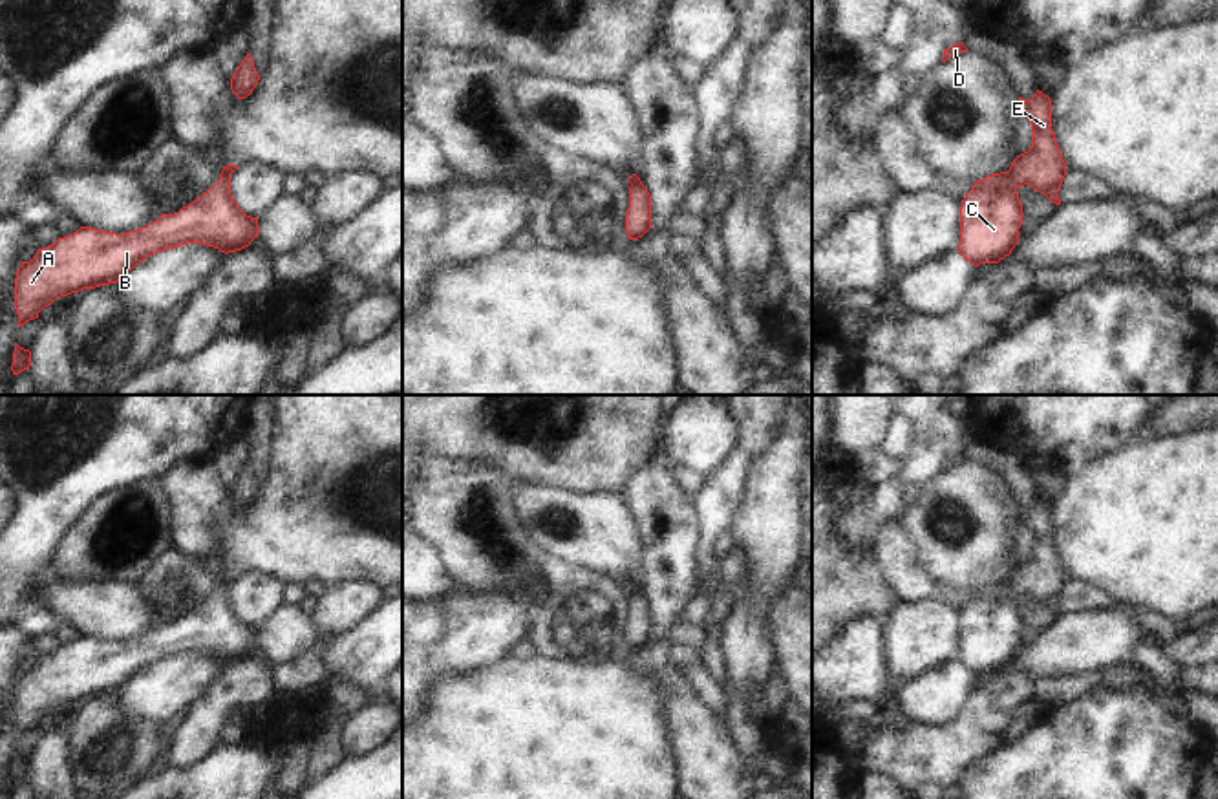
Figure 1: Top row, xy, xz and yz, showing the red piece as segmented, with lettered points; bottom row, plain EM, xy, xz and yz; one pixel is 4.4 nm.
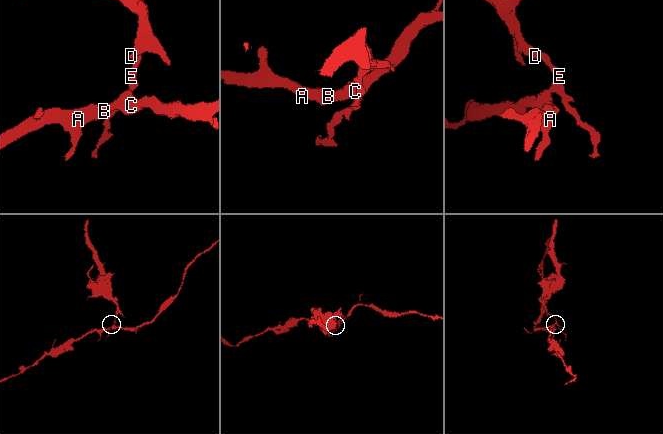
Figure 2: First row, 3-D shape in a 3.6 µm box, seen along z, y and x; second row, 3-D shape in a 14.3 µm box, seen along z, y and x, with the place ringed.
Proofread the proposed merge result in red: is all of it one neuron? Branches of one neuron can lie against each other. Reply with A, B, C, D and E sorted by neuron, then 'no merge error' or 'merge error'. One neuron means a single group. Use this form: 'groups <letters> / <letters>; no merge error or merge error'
groups A B C / D E; merge error

